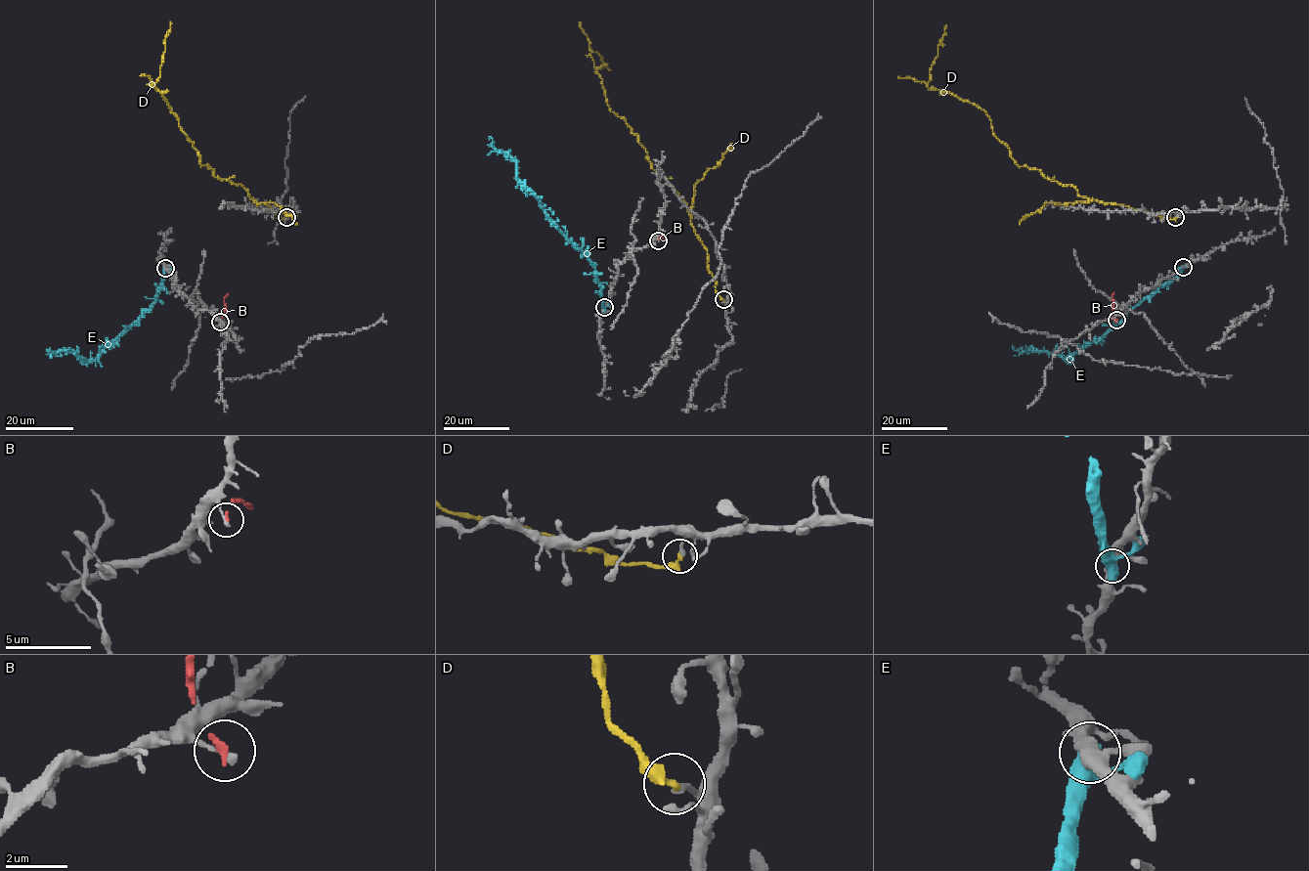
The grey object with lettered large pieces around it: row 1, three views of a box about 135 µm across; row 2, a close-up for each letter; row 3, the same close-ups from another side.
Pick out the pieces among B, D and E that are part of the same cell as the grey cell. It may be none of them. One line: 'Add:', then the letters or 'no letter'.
Add: no letter

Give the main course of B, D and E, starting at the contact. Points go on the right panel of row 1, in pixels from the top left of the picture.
B: (1115, 320), (1112, 315), (1113, 291)
D: (1176, 217), (1090, 199), (1073, 186), (1019, 165), (982, 109), (928, 88), (946, 24)
E: (1183, 267), (1176, 277), (1142, 299), (1120, 322), (1070, 357), (1061, 358), (1033, 348), (1021, 353), (1012, 346)

